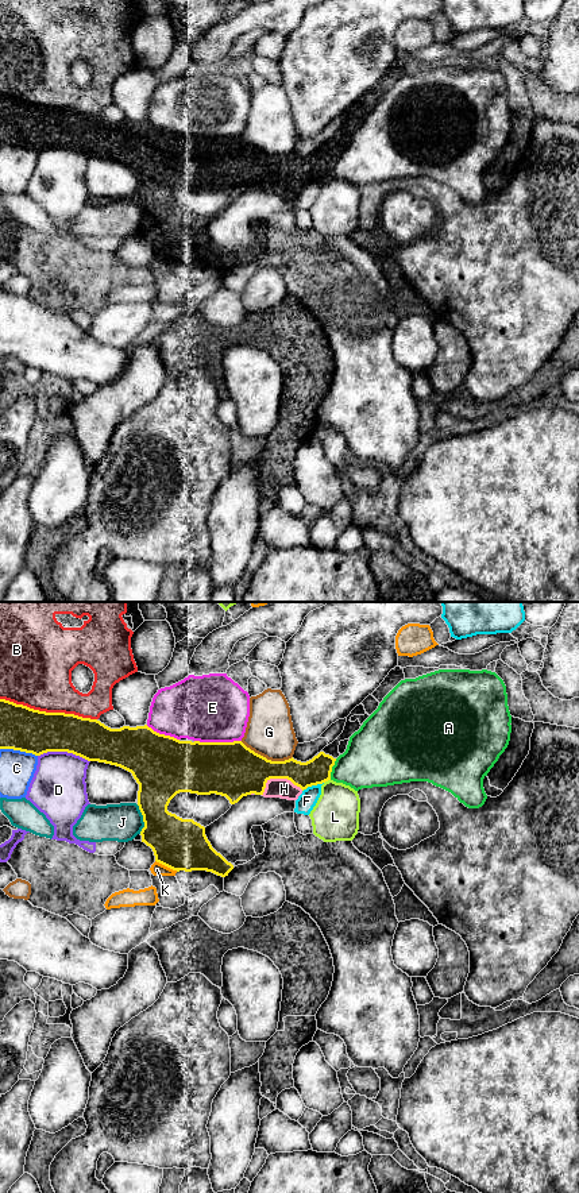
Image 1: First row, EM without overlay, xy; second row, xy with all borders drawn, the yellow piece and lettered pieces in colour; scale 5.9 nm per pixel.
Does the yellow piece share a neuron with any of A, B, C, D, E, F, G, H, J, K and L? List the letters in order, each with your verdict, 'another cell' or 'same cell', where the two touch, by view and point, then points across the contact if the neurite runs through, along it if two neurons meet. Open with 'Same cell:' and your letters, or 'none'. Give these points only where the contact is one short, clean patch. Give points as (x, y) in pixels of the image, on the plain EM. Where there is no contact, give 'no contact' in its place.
Same cell: H
A: another cell; contact xy (331, 165); border xy (336, 154), (329, 174)
B: another cell; contact xy (49, 108)
C: another cell; contact xy (19, 145)
D: another cell; contact xy (64, 146)
E: another cell; contact xy (217, 138)
F: another cell; contact xy (312, 180); border xy (323, 177), (308, 181), (302, 186)
G: another cell; contact xy (265, 153)
H: same cell; contact xy (278, 173)
J: another cell; contact xy (143, 215)
K: another cell; contact xy (166, 261)
L: another cell; contact xy (327, 176); border xy (329, 174), (324, 178)

